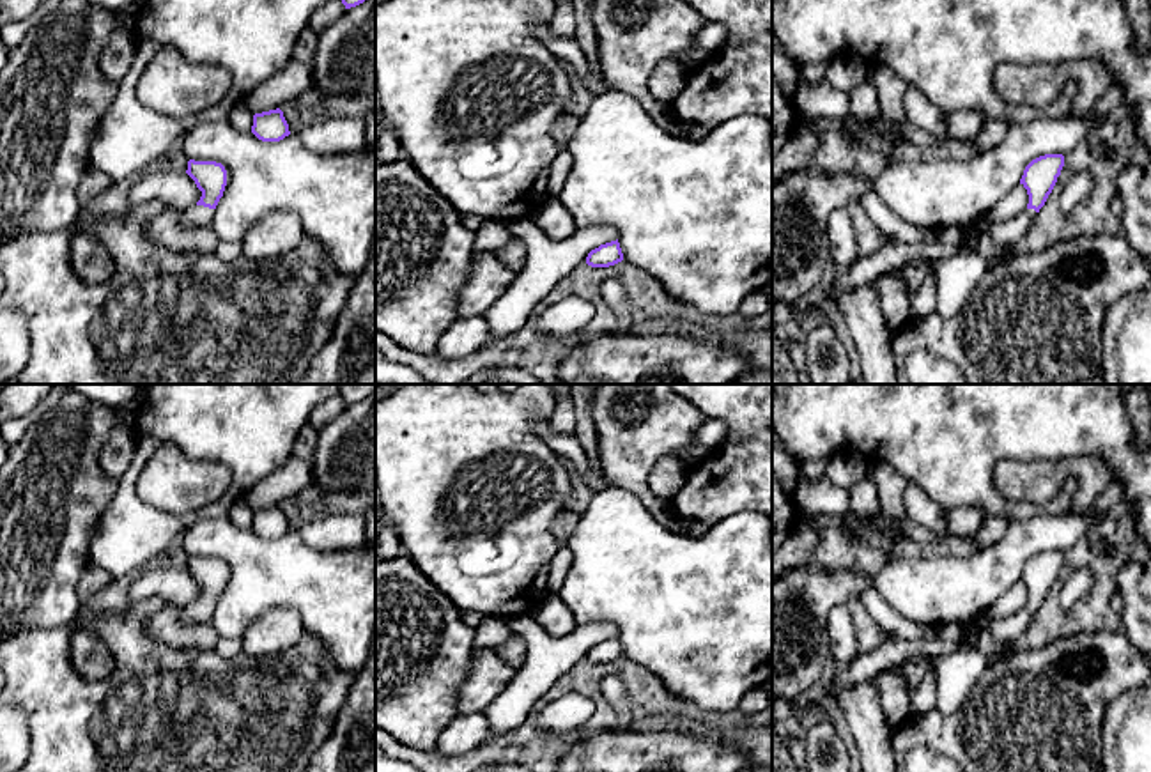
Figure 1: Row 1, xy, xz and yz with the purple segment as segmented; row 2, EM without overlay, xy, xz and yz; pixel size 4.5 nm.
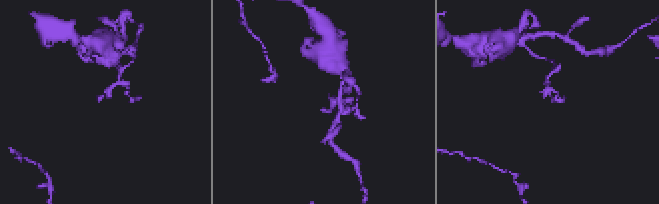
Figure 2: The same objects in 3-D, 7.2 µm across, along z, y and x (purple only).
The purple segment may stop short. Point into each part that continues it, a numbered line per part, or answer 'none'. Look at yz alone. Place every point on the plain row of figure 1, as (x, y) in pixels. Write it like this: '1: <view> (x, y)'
1: yz (1008, 629)

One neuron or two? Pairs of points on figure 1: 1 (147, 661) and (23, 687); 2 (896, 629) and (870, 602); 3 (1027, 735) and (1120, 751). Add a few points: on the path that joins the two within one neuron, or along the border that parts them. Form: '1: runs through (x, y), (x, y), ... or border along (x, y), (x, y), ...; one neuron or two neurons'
1: runs through (117, 691), (54, 693); one neuron
2: runs through (891, 622), (877, 608); one neuron
3: border along (1109, 707), (1104, 717), (1100, 753); two neurons

